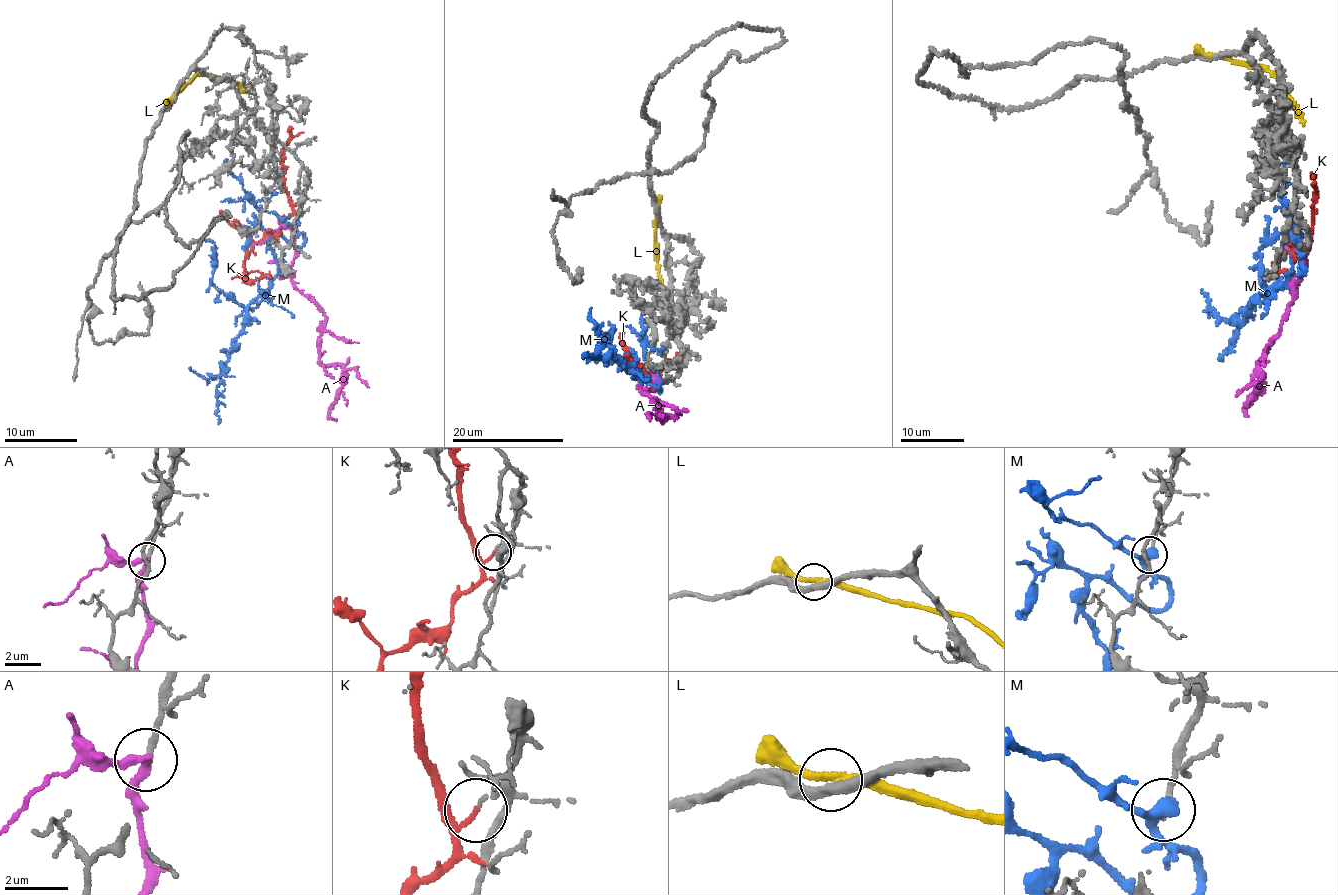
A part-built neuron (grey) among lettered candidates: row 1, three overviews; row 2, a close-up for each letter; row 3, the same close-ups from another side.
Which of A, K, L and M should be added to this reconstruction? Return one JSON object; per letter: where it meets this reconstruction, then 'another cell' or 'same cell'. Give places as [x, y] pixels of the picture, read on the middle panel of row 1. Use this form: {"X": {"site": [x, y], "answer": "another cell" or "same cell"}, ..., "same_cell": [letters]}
{"A": {"site": [657, 383], "answer": "same cell"}, "K": {"site": [663, 380], "answer": "another cell"}, "L": {"site": [657, 211], "answer": "another cell"}, "M": {"site": [659, 383], "answer": "another cell"}, "same_cell": ["A"]}

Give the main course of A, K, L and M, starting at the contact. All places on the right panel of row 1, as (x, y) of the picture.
A: (1304, 258), (1305, 270), (1280, 333), (1259, 362), (1262, 379), (1245, 408), (1248, 417)
K: (1310, 241), (1301, 253), (1288, 249), (1280, 254), (1279, 267), (1271, 277)
L: (1210, 56), (1266, 68), (1285, 89), (1304, 125)
M: (1304, 256), (1304, 271), (1298, 274), (1298, 253), (1288, 282), (1264, 289), (1243, 322), (1211, 315), (1200, 290)

